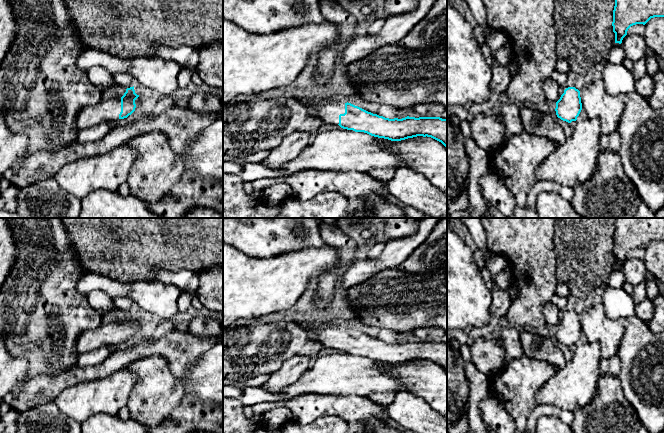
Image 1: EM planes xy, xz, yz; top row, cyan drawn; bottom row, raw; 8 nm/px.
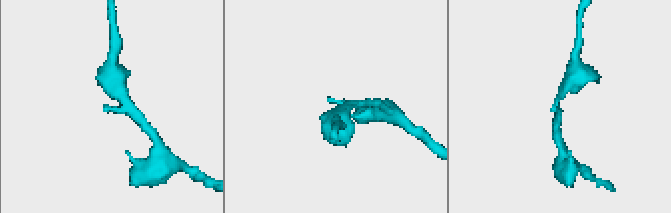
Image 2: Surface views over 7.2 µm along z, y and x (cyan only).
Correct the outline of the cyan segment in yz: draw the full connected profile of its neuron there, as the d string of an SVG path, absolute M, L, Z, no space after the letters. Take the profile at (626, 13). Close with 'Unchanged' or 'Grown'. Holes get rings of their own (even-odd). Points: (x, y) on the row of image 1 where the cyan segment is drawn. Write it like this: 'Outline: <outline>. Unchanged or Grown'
Outline: M615 0L612 22L615 43L622 43L631 26L645 25L654 17L664 17L664 0Z. Unchanged

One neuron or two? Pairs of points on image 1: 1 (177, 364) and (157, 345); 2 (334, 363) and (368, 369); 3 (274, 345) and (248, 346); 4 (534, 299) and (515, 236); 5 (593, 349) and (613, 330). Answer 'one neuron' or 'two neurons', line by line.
1: one neuron
2: one neuron
3: one neuron
4: one neuron
5: two neurons

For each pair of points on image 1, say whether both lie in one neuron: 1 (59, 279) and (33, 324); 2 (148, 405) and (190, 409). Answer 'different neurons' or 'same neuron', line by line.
1: same neuron
2: different neurons

